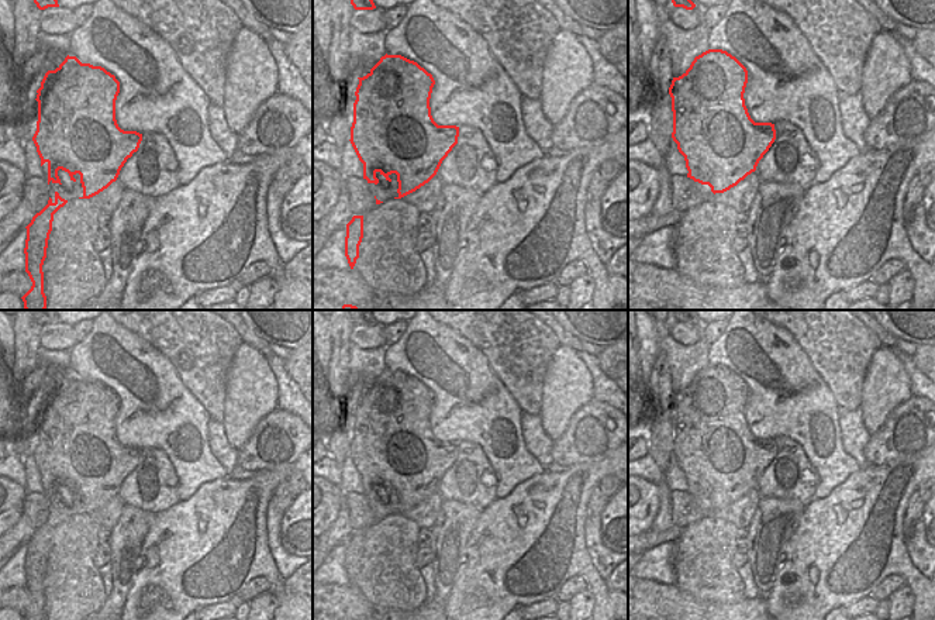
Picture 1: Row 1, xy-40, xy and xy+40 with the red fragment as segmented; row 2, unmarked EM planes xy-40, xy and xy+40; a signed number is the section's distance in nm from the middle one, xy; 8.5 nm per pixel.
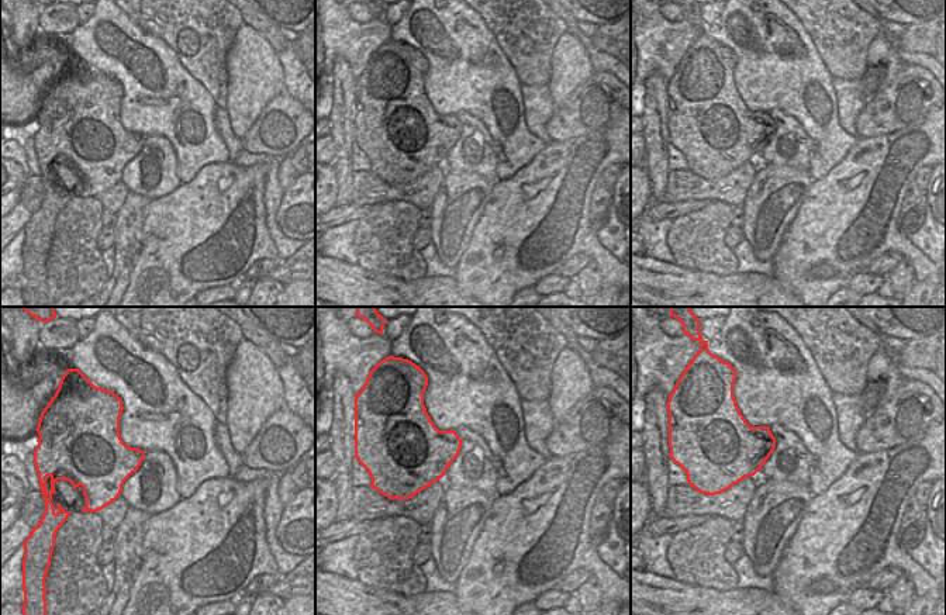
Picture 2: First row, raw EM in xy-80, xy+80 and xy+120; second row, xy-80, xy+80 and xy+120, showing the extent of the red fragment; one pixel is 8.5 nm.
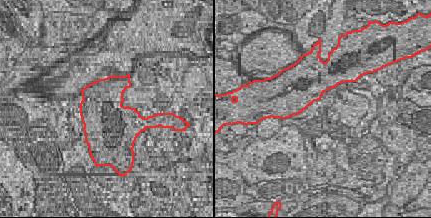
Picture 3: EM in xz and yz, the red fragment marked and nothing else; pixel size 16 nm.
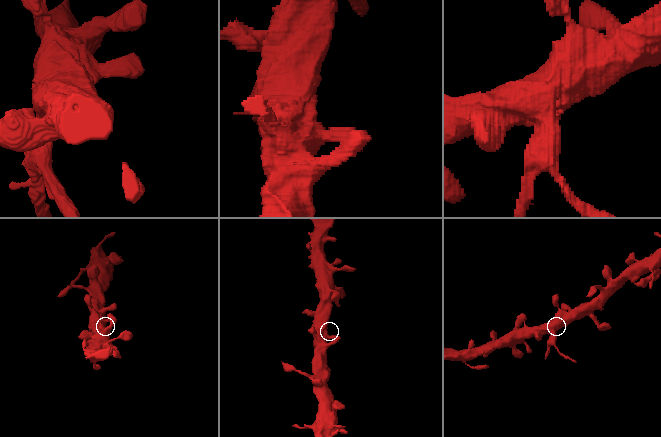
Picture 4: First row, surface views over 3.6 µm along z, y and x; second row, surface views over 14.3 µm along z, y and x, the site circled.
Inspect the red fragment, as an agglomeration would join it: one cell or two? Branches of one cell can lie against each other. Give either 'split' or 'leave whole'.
leave whole

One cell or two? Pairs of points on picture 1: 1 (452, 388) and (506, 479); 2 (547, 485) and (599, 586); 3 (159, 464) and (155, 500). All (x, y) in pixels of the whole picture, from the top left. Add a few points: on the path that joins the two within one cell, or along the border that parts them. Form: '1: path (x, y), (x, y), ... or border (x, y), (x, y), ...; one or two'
1: path (475, 410), (493, 429), (493, 454), (496, 457); one
2: path (547, 510), (549, 534), (576, 561); one
3: path (159, 472), (159, 492); one

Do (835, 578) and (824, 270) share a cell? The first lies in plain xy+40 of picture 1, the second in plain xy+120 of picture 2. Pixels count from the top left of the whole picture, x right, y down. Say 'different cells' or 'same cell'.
different cells

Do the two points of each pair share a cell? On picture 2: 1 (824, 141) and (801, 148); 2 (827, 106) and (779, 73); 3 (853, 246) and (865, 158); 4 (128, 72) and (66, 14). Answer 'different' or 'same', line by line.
1: different
2: same
3: same
4: different

